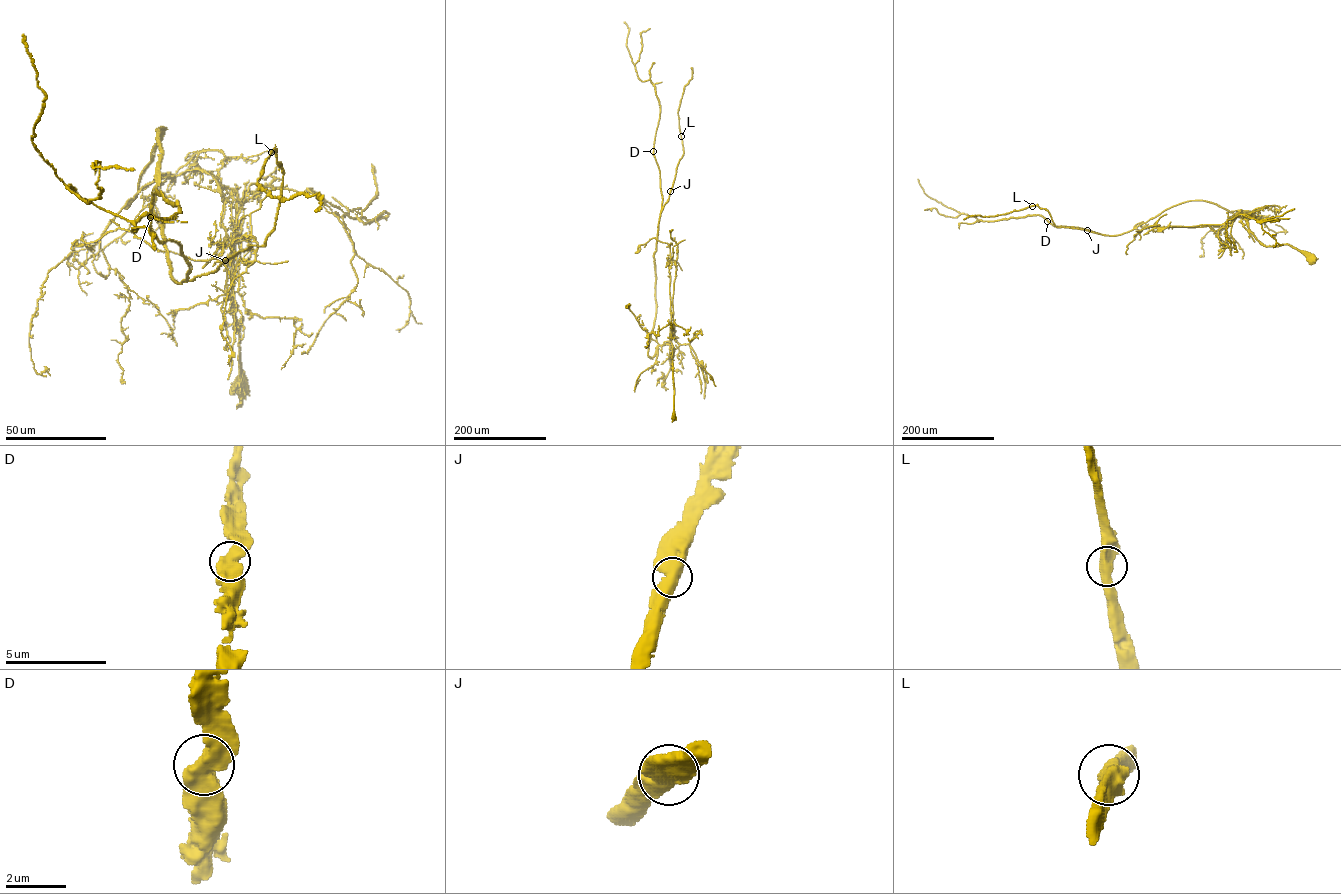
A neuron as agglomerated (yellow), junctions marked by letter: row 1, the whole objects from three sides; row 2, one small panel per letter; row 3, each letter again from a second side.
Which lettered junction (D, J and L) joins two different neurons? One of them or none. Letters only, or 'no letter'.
no letter

